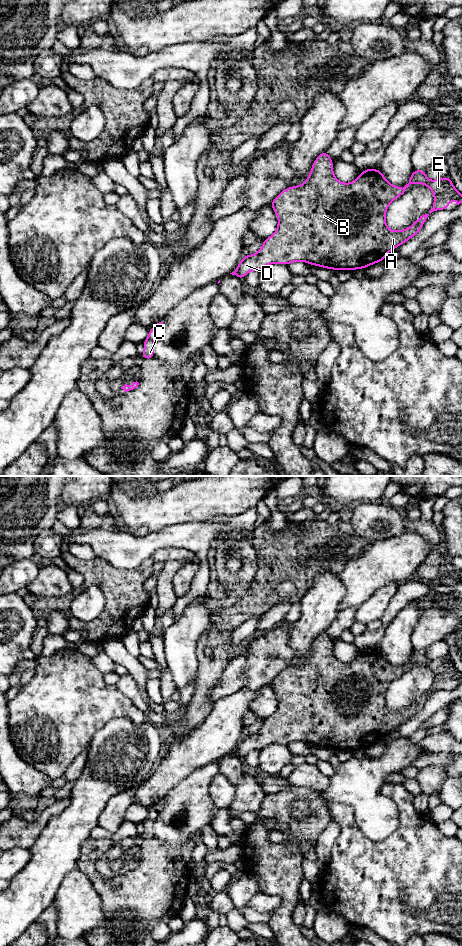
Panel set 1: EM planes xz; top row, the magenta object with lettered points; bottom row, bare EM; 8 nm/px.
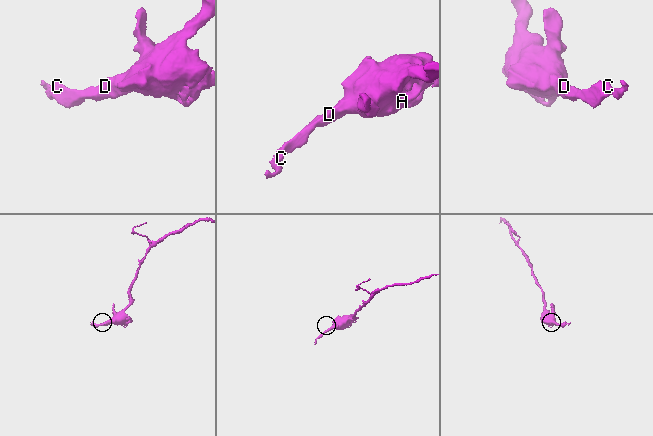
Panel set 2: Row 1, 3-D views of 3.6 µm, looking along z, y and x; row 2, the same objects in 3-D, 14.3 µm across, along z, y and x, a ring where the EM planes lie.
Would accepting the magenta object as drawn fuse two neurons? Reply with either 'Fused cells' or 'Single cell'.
Single cell

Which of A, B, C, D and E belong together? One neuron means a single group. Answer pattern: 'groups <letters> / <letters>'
groups A B C D E

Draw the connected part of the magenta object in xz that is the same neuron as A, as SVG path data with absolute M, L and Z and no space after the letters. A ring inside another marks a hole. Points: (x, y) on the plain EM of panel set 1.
M326 631L322 632L303 664L287 667L270 683L278 697L275 713L264 719L257 733L245 734L230 754L242 760L250 751L259 752L273 743L287 746L296 741L333 750L364 749L382 742L390 731L414 717L433 691L447 690L448 686L455 685L447 683L447 679L456 680L456 685L462 683L462 674L455 669L449 656L428 660L426 650L413 650L409 663L402 668L389 663L381 650L368 648L353 662L342 663L334 656L333 640ZM410 664L427 666L434 674L434 686L429 694L420 696L409 708L393 711L386 705L386 691Z

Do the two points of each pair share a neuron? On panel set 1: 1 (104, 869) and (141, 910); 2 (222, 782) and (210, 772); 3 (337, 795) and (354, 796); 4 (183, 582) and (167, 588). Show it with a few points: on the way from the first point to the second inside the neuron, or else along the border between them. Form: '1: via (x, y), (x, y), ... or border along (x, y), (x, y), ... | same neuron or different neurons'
1: border along (95, 862), (95, 868), (104, 877), (123, 873) | different neurons
2: border along (218, 772), (209, 786), (210, 799) | different neurons
3: via (341, 795), (350, 795) | same neuron
4: border along (182, 564), (172, 578), (172, 589), (176, 598) | different neurons

